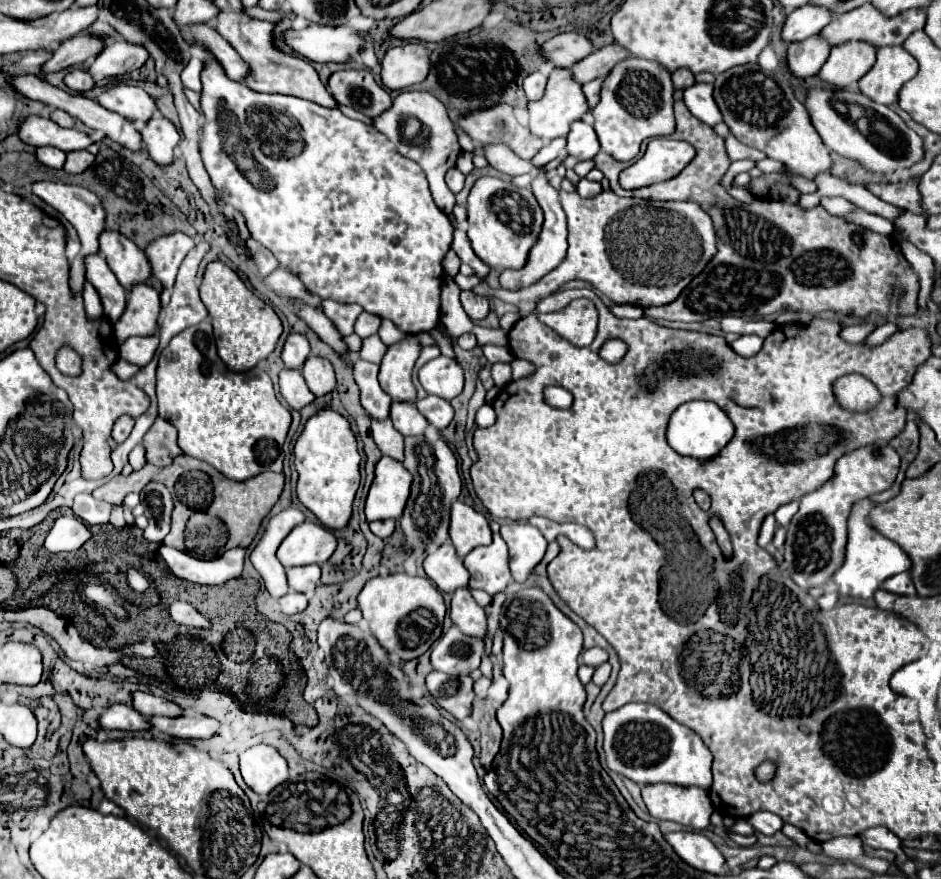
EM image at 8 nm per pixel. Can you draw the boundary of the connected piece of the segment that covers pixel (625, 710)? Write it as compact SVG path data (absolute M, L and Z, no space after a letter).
M625 704L623 708L605 714L603 750L607 766L637 784L679 784L679 786L711 786L711 752L703 740L687 726L675 722L655 704Z

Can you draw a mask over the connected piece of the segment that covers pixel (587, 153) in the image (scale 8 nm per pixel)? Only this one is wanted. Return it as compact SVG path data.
M573 122L567 136L567 152L579 160L591 160L599 154L599 140L593 126L585 122Z

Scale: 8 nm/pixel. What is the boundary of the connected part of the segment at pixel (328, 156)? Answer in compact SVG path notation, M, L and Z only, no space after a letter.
M207 54L207 62L201 72L203 80L203 92L201 92L201 108L205 114L205 126L203 126L203 140L201 140L201 158L205 164L205 170L211 176L211 182L227 198L227 206L237 208L247 218L247 228L255 240L259 240L263 246L269 246L275 258L281 266L289 266L305 284L305 288L313 294L319 294L321 298L333 298L335 302L343 304L359 304L363 310L377 314L381 318L391 320L401 332L405 334L419 334L429 332L435 328L439 320L439 294L443 284L443 258L451 246L453 240L453 226L445 212L437 208L429 194L427 178L423 170L411 162L409 158L399 156L393 142L387 140L379 130L373 126L367 126L359 120L351 120L345 114L341 114L337 108L323 108L309 100L299 100L295 96L277 96L277 94L255 94L253 90L247 90L241 82L233 82L223 74L223 68L211 54Z

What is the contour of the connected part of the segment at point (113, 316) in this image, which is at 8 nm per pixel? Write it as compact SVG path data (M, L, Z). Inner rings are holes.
M89 254L85 258L85 278L101 296L105 318L117 322L125 310L125 290L99 254Z

